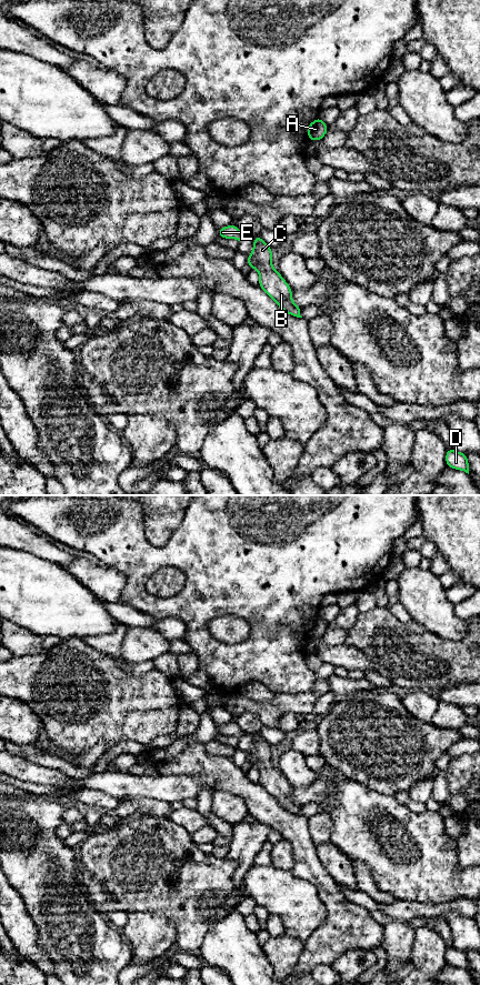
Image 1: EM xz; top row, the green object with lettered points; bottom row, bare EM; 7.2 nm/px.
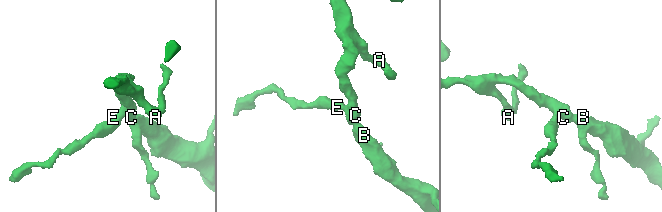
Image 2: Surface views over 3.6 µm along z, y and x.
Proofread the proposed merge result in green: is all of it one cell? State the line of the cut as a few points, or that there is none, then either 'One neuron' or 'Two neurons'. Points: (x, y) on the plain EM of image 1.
No split. One neuron

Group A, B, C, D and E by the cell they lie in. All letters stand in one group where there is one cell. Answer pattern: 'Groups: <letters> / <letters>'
Groups: A B C D E

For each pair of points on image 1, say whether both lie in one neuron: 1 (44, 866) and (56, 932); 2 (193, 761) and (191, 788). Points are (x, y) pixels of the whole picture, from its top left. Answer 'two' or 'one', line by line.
1: one
2: two

